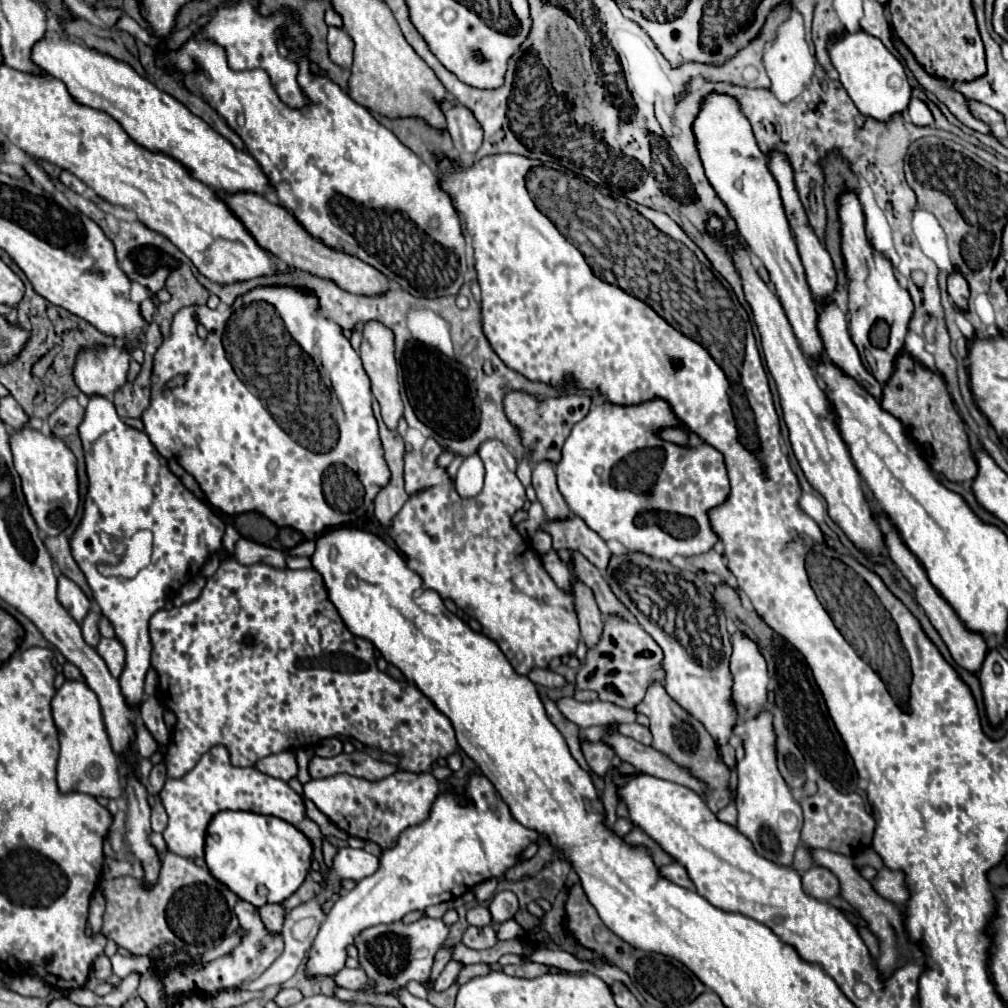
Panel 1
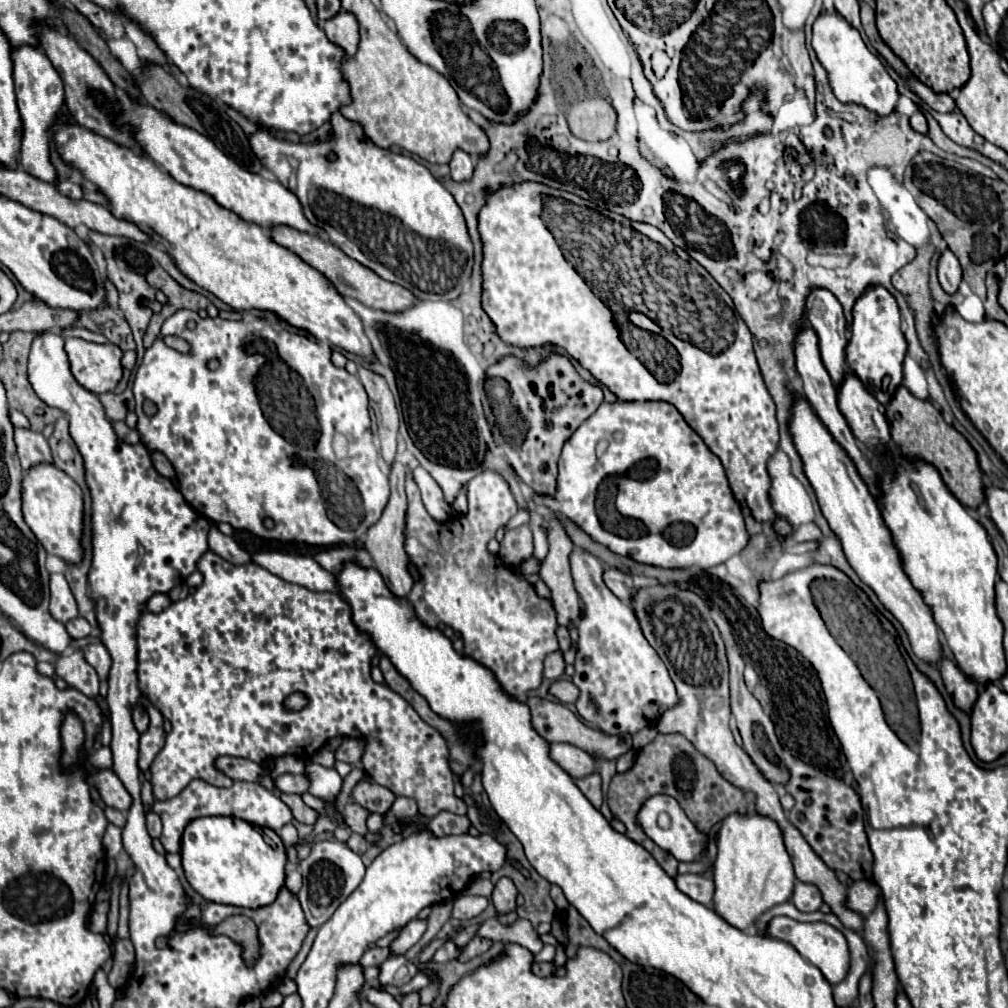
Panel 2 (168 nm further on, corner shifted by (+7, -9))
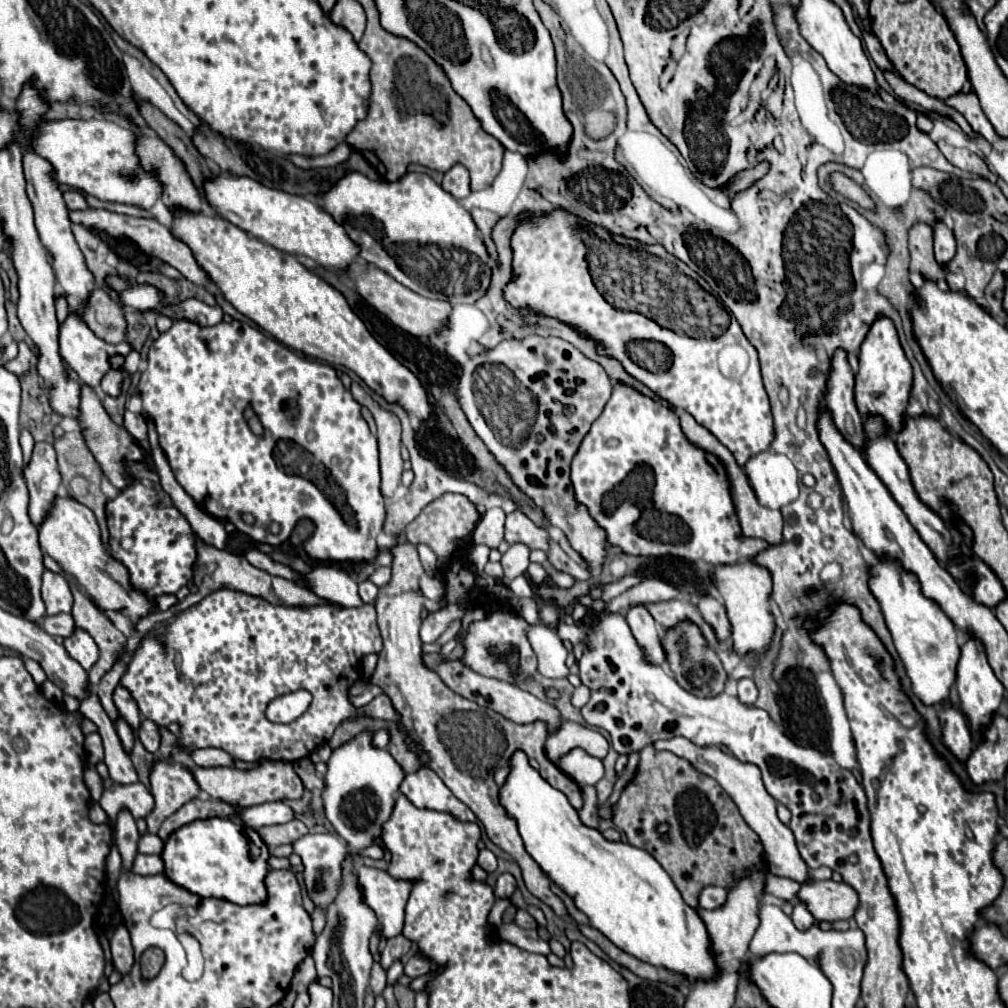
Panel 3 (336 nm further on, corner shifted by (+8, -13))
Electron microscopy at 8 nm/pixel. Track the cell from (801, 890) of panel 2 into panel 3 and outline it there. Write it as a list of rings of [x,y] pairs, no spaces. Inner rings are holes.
[[[796,903],[794,905],[794,913],[792,913],[792,921],[800,931],[806,931],[808,927],[814,925],[814,917],[808,913],[808,909],[804,909],[804,905]]]

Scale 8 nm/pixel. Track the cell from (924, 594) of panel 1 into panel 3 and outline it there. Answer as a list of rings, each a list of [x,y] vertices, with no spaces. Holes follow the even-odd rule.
[[[946,703],[938,711],[938,719],[942,725],[942,743],[958,761],[964,763],[974,747],[966,717],[960,713],[960,709],[954,709],[950,703]]]

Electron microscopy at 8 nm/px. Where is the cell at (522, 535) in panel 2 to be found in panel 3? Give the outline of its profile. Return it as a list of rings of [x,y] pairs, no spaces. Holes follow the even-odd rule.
[[[512,545],[508,547],[508,551],[502,555],[500,563],[502,563],[502,569],[504,569],[504,577],[508,581],[520,577],[526,573],[530,561],[528,561],[528,553],[530,549],[526,545]]]

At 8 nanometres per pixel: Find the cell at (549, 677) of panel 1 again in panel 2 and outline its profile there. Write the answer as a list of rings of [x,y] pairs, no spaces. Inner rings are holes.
[[[553,681],[553,685],[549,687],[549,693],[553,697],[557,697],[561,703],[575,703],[577,701],[577,687],[571,681]]]

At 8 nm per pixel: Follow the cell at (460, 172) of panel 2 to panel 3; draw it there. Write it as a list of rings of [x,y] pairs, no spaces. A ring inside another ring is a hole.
[[[454,165],[450,171],[444,173],[442,189],[448,191],[456,199],[464,199],[470,195],[470,175],[462,165]]]

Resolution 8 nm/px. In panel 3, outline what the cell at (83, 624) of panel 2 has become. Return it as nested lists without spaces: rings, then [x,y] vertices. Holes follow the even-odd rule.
[[[58,613],[58,615],[46,615],[42,619],[42,629],[50,635],[58,635],[58,637],[68,637],[72,635],[72,629],[74,629],[74,621],[72,621],[72,615],[70,613]]]

